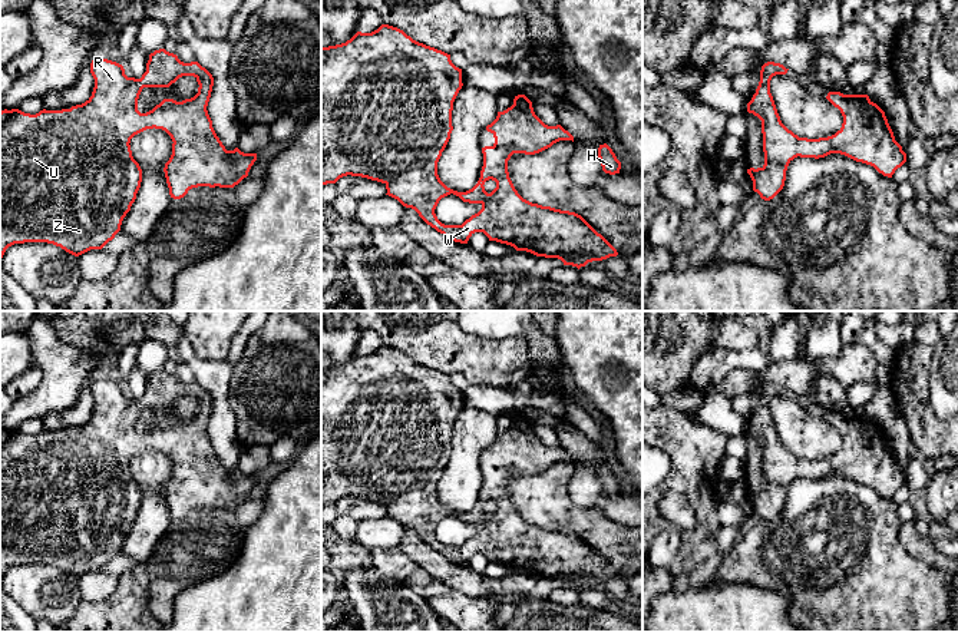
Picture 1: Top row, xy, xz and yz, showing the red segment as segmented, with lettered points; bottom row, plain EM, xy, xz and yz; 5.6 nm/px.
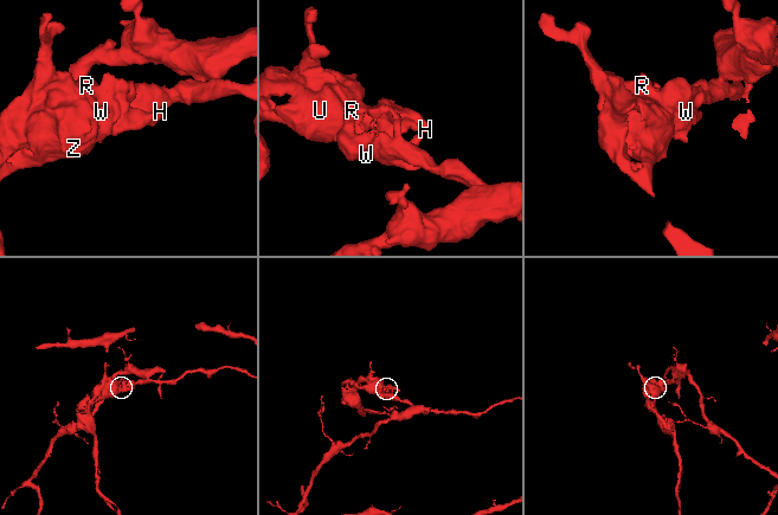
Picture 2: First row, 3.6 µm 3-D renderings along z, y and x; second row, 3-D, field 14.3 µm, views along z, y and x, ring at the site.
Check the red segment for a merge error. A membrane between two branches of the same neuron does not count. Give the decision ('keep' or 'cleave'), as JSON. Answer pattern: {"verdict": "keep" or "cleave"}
{"verdict": "cleave"}

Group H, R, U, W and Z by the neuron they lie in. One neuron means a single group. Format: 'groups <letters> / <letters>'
groups H R U Z / W

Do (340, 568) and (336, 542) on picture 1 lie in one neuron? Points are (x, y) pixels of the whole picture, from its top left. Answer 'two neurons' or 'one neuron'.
one neuron

